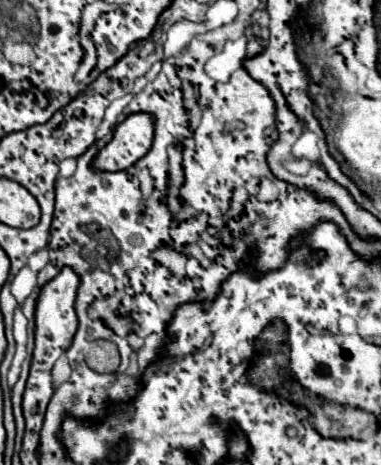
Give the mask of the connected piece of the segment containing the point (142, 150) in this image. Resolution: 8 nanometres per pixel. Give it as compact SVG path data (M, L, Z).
M131 113L121 121L113 139L97 153L93 165L101 171L121 171L135 165L153 145L155 121L149 113Z

